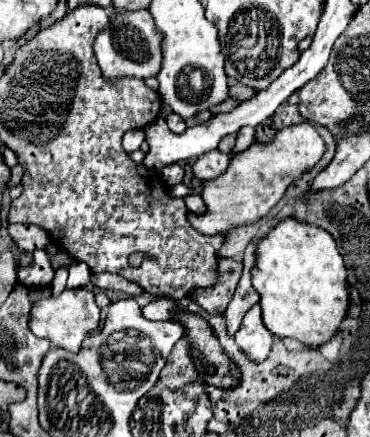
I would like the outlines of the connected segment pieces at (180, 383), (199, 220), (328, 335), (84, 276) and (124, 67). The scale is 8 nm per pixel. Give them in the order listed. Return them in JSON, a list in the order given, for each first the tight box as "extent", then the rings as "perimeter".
[{"extent":[159,338,197,388],"perimeter":[[[181,338],[179,342],[175,342],[167,364],[163,366],[161,378],[159,382],[167,388],[183,388],[187,382],[197,378],[197,370],[193,366],[193,358],[191,358],[191,342],[187,338]]]},{"extent":[189,122,327,234],"perimeter":[[[309,122],[279,130],[271,144],[251,144],[245,152],[231,158],[231,164],[225,174],[203,184],[201,196],[207,204],[207,214],[189,214],[189,222],[201,234],[229,232],[235,226],[243,226],[245,222],[257,222],[283,198],[285,190],[297,178],[307,174],[319,162],[319,156],[323,156],[325,150],[327,148],[323,138]]]},{"extent":[251,218,349,348],"perimeter":[[[295,218],[279,222],[267,236],[257,244],[257,264],[251,270],[253,286],[259,292],[259,306],[263,310],[263,322],[271,334],[277,338],[293,338],[303,342],[309,348],[319,348],[329,342],[349,310],[349,288],[347,288],[347,270],[345,262],[337,250],[337,244],[329,232],[323,228],[303,224]]]},{"extent":[67,260,91,288],"perimeter":[[[75,260],[69,266],[69,280],[67,280],[67,288],[85,288],[91,284],[91,270],[87,268],[85,262]]]},{"extent":[93,10,163,78],"perimeter":[[[135,10],[135,12],[123,12],[113,16],[109,28],[97,36],[93,48],[99,60],[99,66],[103,70],[103,76],[149,78],[159,74],[159,68],[163,62],[161,40],[163,40],[163,34],[155,32],[155,24],[151,20],[149,10]]]}]

